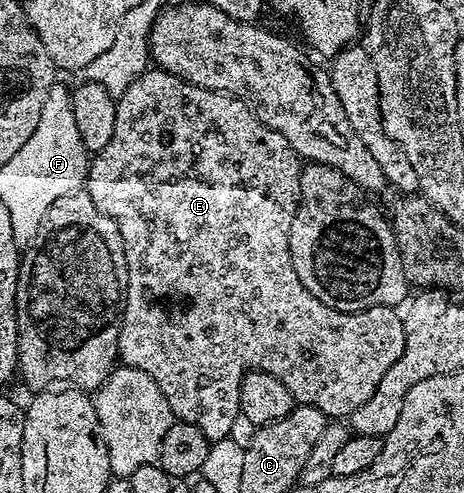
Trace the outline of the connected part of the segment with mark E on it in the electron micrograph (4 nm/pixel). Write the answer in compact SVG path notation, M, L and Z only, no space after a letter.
M160 68L142 71L130 86L120 93L116 104L115 132L111 132L111 140L102 150L92 155L83 189L91 196L91 200L95 200L95 208L99 208L103 216L111 216L123 240L125 300L121 312L121 331L117 337L120 361L126 366L147 372L147 376L151 376L151 380L159 384L159 392L167 396L167 404L174 419L195 424L195 428L199 428L199 432L203 432L203 436L207 436L210 443L229 437L231 424L241 412L241 381L251 370L262 370L275 376L275 380L282 382L291 392L294 403L319 408L319 412L323 412L329 420L348 419L349 415L355 412L355 408L371 400L375 388L379 388L379 380L383 380L383 376L387 376L387 371L391 369L391 364L395 364L395 360L403 356L403 317L391 306L367 308L354 314L339 312L323 304L315 296L311 296L307 288L303 288L291 264L289 251L289 229L297 211L303 162L291 148L289 141L279 136L279 132L267 128L267 124L259 121L238 98L199 88Z

